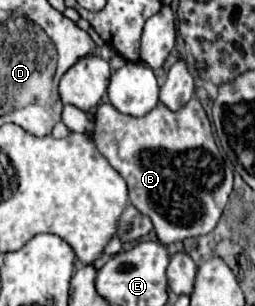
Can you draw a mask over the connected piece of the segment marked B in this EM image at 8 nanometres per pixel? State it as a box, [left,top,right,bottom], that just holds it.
[93,98,233,244]

